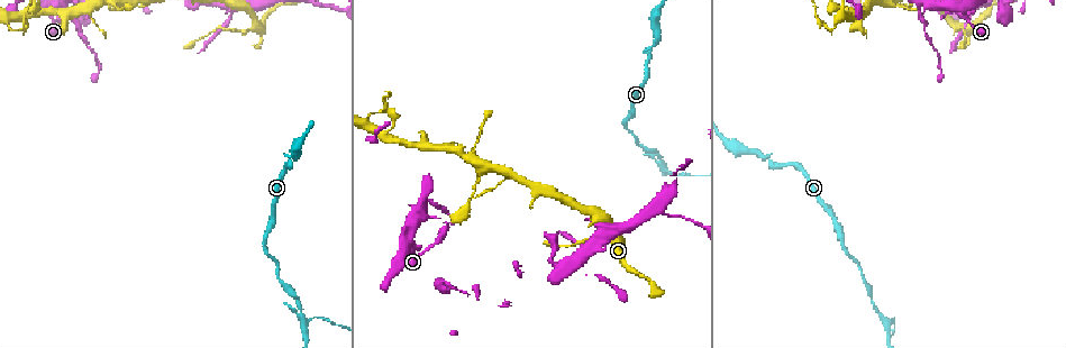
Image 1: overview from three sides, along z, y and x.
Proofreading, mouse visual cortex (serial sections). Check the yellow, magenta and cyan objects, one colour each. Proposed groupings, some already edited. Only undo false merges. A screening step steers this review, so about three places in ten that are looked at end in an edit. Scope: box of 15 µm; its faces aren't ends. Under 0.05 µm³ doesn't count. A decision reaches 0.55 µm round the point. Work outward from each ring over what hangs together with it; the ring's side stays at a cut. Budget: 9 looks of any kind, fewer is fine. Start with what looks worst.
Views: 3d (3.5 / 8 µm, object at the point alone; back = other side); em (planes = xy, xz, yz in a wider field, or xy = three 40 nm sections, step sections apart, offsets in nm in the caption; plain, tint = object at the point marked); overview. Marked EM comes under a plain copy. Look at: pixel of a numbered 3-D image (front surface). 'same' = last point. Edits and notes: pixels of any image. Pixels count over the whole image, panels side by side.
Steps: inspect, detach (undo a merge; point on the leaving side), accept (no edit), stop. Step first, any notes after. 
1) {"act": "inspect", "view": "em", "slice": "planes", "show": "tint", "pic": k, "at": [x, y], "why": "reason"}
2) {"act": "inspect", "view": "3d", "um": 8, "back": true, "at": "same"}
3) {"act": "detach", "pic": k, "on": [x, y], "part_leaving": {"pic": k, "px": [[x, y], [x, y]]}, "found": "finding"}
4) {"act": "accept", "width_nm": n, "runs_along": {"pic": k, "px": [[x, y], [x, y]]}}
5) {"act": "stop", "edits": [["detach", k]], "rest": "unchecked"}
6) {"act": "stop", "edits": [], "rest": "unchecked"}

{"act": "inspect", "view": "3d", "um": 3.5, "pic": 1, "at": [19, 28], "why": "narrows sharply"}

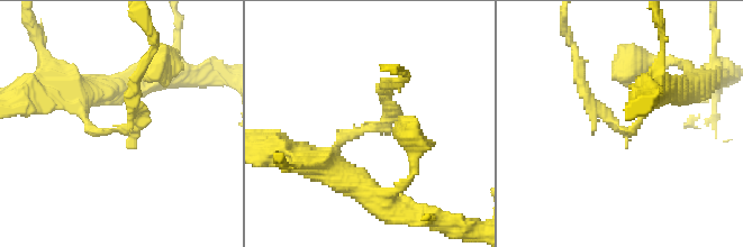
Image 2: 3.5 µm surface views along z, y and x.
{"act": "inspect", "view": "em", "slice": "xy", "step": 1, "show": "tint", "pic": 2, "at": [371, 130], "arm_widths_nm": [200, 250], "why": "shape alone is not enough"}

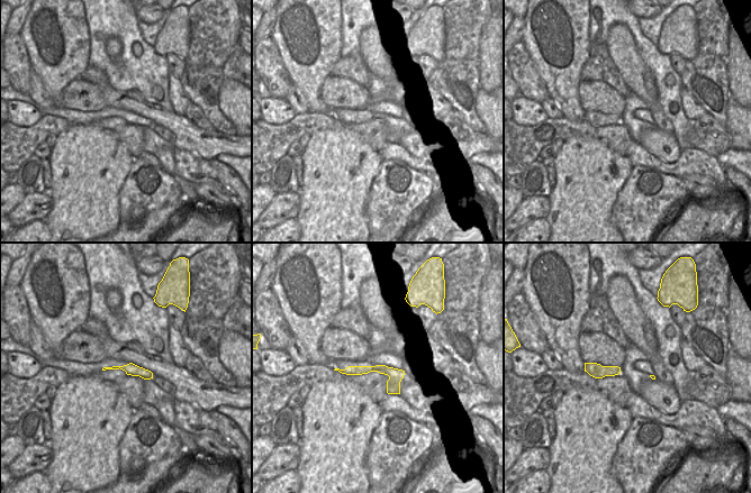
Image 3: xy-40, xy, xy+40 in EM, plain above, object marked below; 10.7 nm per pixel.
{"act": "inspect", "view": "em", "slice": "planes", "show": "tint", "at": "same"}

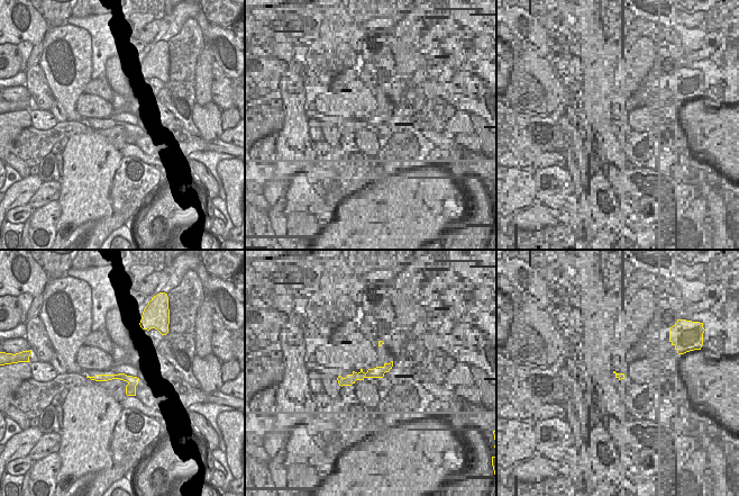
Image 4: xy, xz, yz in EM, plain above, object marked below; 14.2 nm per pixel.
{"act": "detach", "pic": 2, "on": [596, 103], "part_leaving": {"pic": 2, "px": [[624, 131], [587, 97], [576, 55]]}, "found": "two cells meet here"}

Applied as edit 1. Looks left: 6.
{"act": "inspect", "view": "overview", "why": "see it whole again"}

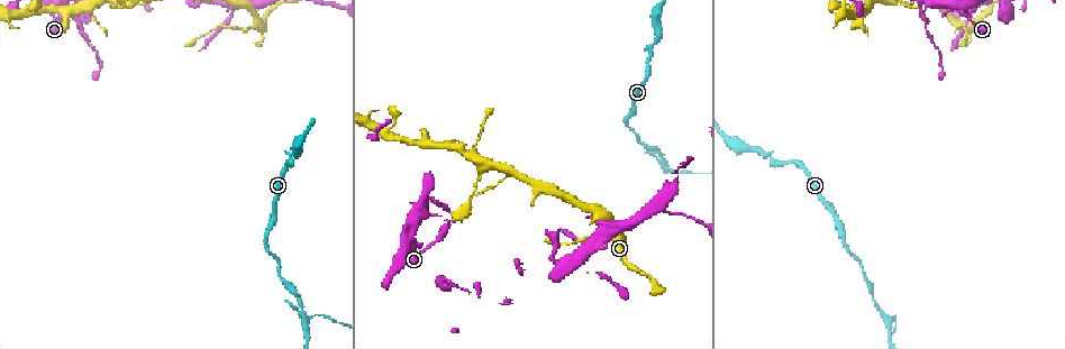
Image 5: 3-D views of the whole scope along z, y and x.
{"act": "inspect", "view": "3d", "um": 8, "pic": 5, "at": [411, 244], "why": "looks like a crossing"}

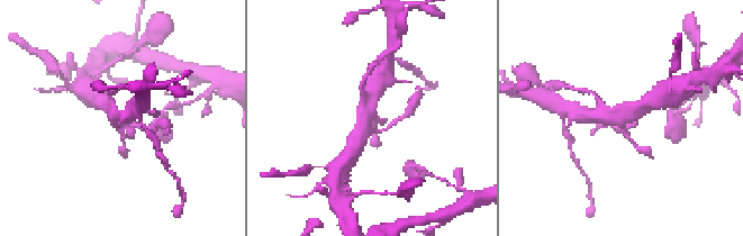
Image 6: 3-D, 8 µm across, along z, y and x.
{"act": "inspect", "view": "3d", "um": 3.5, "pic": 6, "at": [618, 123]}

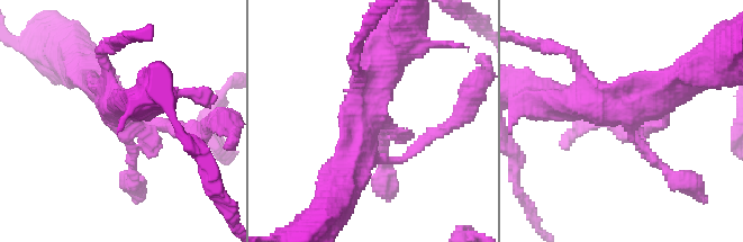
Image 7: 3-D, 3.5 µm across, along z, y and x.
{"act": "inspect", "view": "em", "slice": "xy", "step": 3, "show": "tint", "pic": 7, "at": [368, 122], "why": "shape alone is not enough"}

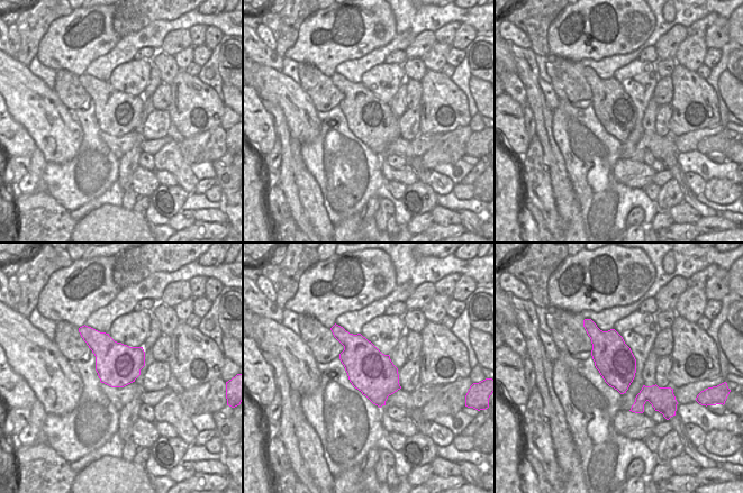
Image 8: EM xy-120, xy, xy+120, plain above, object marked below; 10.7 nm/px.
{"act": "accept", "found": "continuous, no second cell"}

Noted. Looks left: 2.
{"act": "inspect", "view": "3d", "um": 3.5, "back": true, "pic": 5, "at": [428, 198], "why": "three arms meet"}

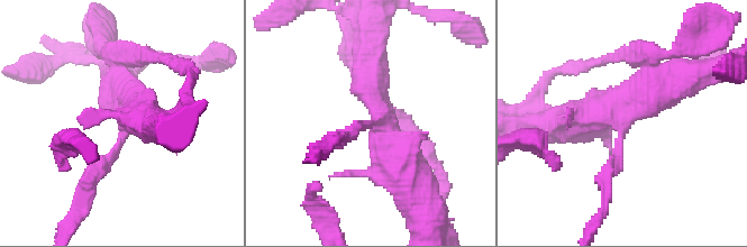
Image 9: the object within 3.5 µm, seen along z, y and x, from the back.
{"act": "inspect", "view": "em", "slice": "xy", "step": 2, "show": "tint", "pic": 9, "at": [121, 140], "arms": 3, "arm_widths_nm": [200, 350, 500]}

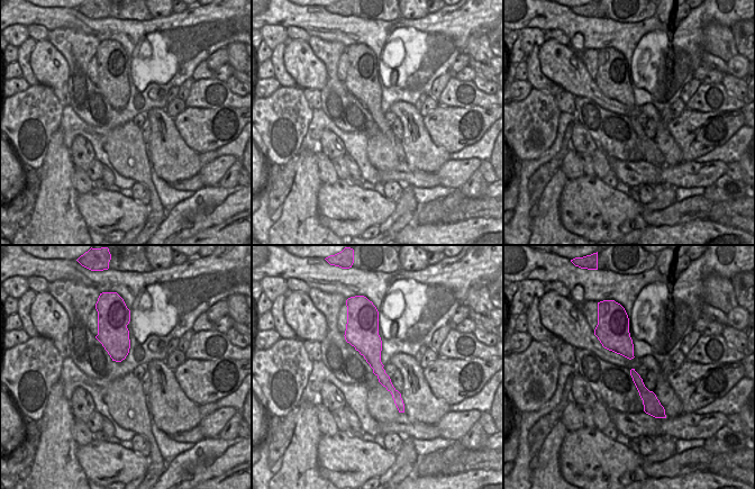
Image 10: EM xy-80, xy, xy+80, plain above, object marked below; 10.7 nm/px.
{"act": "detach", "pic": 9, "on": [354, 128], "found": "a second cell is stuck on"}

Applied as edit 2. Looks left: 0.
{"act": "stop", "edits": [["detach", 2], ["detach", 9]], "rest": "unchecked"}

